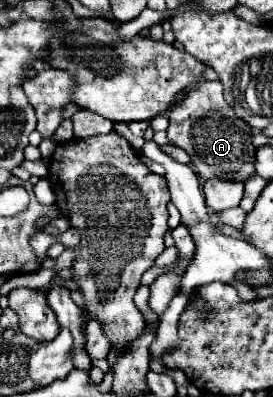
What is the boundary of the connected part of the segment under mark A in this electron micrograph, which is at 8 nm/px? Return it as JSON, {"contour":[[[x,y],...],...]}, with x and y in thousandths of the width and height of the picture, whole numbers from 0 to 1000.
{"contour":[[[740,207],[725,227],[696,232],[623,277],[615,353],[696,393],[703,423],[740,453],[806,448],[835,458],[894,458],[930,443],[938,368],[923,363],[930,322],[872,297],[821,257],[806,207]]]}

